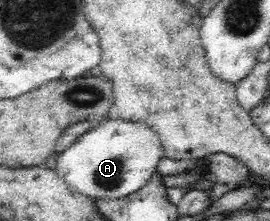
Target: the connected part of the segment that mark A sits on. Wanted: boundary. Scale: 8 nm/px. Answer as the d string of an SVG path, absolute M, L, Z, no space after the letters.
M115 114L79 135L67 150L58 153L55 170L71 190L85 197L125 198L151 180L161 158L165 158L165 151L157 131L143 122L126 122Z

